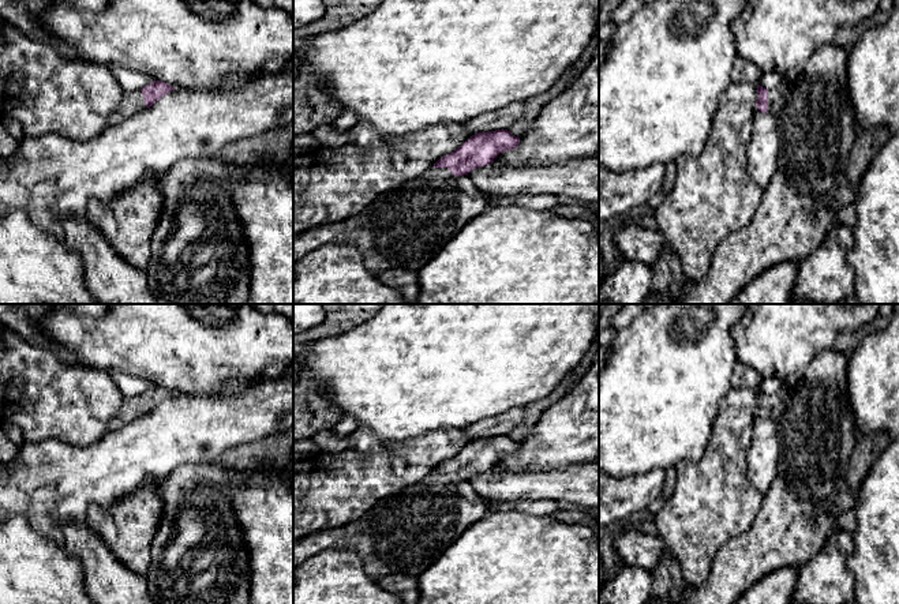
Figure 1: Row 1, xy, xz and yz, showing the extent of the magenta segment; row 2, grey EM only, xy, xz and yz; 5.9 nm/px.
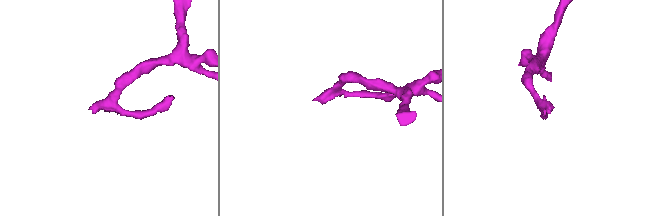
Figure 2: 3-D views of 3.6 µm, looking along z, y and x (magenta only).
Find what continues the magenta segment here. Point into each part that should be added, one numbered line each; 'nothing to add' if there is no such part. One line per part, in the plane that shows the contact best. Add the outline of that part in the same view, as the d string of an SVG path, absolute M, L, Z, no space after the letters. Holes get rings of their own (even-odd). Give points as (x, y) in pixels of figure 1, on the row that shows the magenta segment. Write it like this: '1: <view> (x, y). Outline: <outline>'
1: yz (816, 126). Outline: M834 42L821 46L798 78L782 78L776 87L768 89L767 113L775 119L779 135L779 155L773 177L763 191L752 222L718 245L707 275L697 282L690 282L678 304L728 304L746 284L773 265L801 263L823 244L827 233L840 224L838 211L855 199L855 190L846 176L846 164L858 135L847 86L847 55L847 49Z

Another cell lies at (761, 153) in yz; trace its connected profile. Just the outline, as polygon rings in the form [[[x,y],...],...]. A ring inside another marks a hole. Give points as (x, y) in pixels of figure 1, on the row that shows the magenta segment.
[[[756,110],[752,138],[746,147],[746,170],[764,191],[773,177],[779,155],[779,135],[775,119]]]

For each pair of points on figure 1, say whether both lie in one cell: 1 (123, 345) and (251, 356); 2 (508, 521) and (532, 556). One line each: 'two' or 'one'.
1: one
2: one

